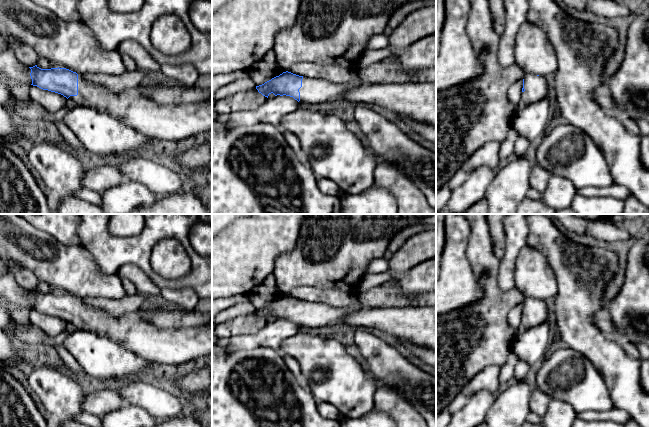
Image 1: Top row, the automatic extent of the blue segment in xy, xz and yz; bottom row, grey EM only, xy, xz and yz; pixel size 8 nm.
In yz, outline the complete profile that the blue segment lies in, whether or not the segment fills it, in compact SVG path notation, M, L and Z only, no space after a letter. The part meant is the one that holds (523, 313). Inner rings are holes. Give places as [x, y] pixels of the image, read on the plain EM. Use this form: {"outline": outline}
{"outline": "M526 298L523 302L521 325L526 329L537 327L548 320L546 302L534 298Z"}

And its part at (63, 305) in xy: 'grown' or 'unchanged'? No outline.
grown

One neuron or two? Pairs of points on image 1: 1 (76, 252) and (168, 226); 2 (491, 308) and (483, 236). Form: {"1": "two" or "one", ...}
{"1": "two", "2": "one"}

